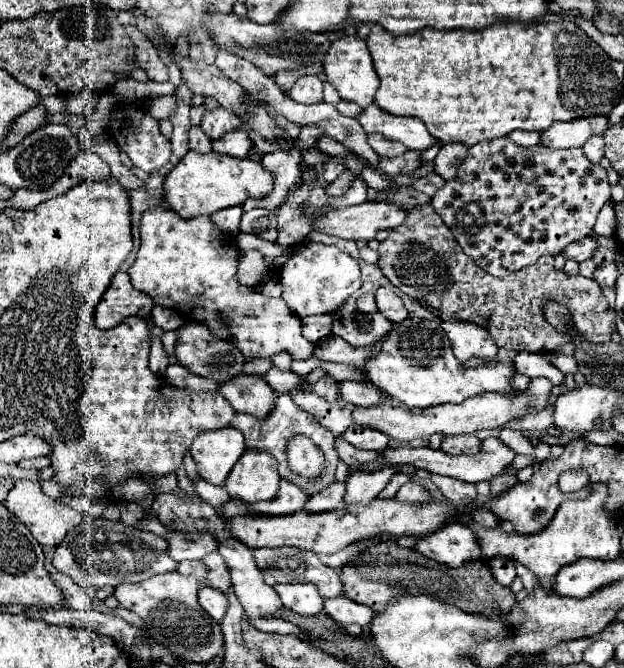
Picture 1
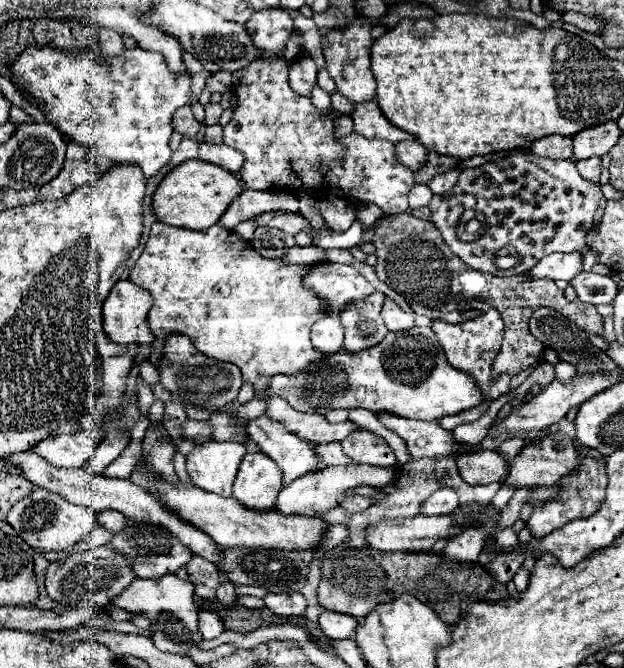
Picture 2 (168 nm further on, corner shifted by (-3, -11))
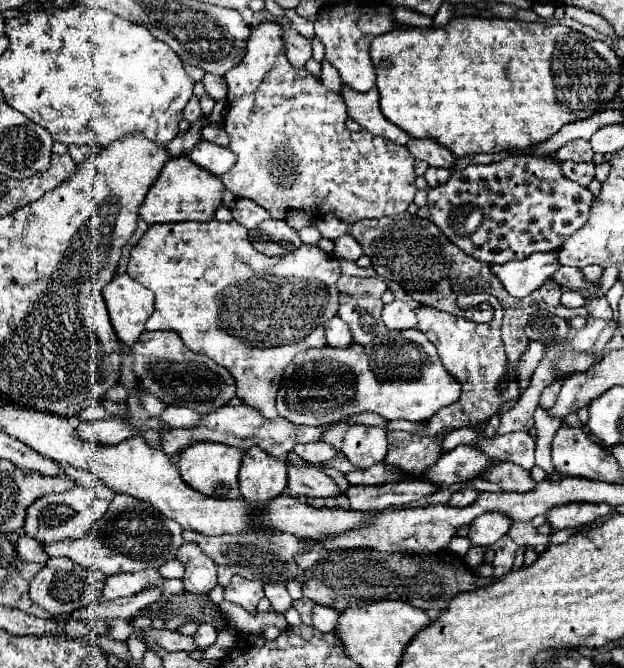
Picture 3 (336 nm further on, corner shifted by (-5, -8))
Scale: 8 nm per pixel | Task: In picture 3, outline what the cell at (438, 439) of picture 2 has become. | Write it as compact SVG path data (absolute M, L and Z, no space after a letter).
M523 431L507 433L493 439L481 437L477 447L497 461L511 461L525 469L531 469L535 465L535 457L533 457L535 441L529 433L523 433Z

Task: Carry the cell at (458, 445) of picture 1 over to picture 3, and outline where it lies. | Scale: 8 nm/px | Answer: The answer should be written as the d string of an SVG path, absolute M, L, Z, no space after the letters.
M509 461L493 465L489 473L483 473L483 479L497 483L503 491L509 491L509 493L529 493L537 485L531 477L531 471L521 469L519 465L513 465Z

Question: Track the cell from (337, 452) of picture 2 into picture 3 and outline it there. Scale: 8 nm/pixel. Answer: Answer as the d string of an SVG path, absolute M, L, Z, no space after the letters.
M317 441L317 443L305 443L305 445L295 445L293 447L293 451L301 457L301 459L305 459L305 461L309 461L309 463L313 463L313 465L321 465L321 463L325 463L325 461L329 461L329 459L333 459L337 453L333 451L333 447L331 445L327 445L327 443L323 443L323 441Z

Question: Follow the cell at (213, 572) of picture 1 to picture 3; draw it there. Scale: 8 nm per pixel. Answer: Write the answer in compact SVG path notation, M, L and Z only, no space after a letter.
M183 543L177 549L177 559L185 565L185 591L207 595L217 585L217 565L197 545Z

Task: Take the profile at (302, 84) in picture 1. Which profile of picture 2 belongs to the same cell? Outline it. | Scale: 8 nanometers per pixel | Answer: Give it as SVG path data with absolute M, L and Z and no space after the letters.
M303 56L289 68L289 84L299 96L311 96L311 90L317 86L317 66L311 56Z

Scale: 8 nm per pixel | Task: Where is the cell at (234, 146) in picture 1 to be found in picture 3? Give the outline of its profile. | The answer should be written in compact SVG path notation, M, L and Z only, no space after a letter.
M199 141L195 145L195 149L189 153L189 159L195 165L199 165L201 169L213 173L215 177L221 177L225 171L229 171L233 167L233 161L237 161L233 157L231 149L211 145L211 143L205 143L205 141Z

